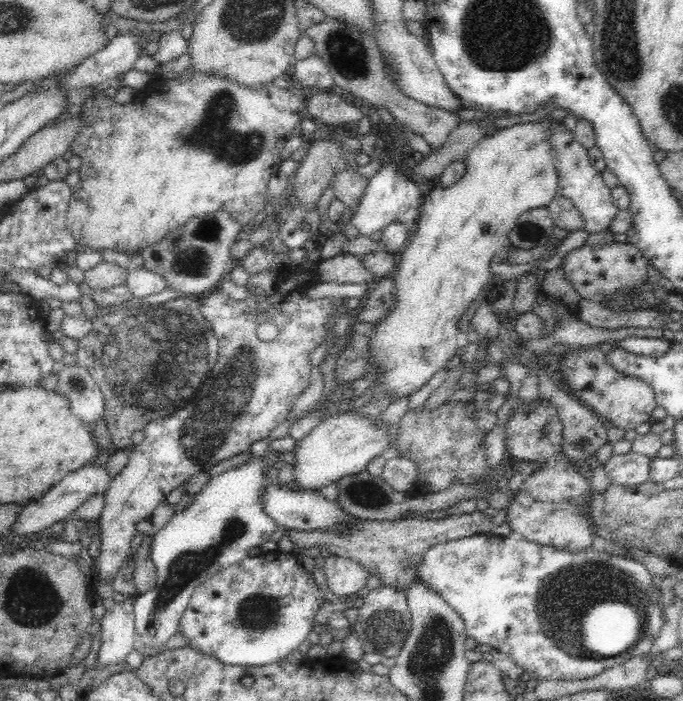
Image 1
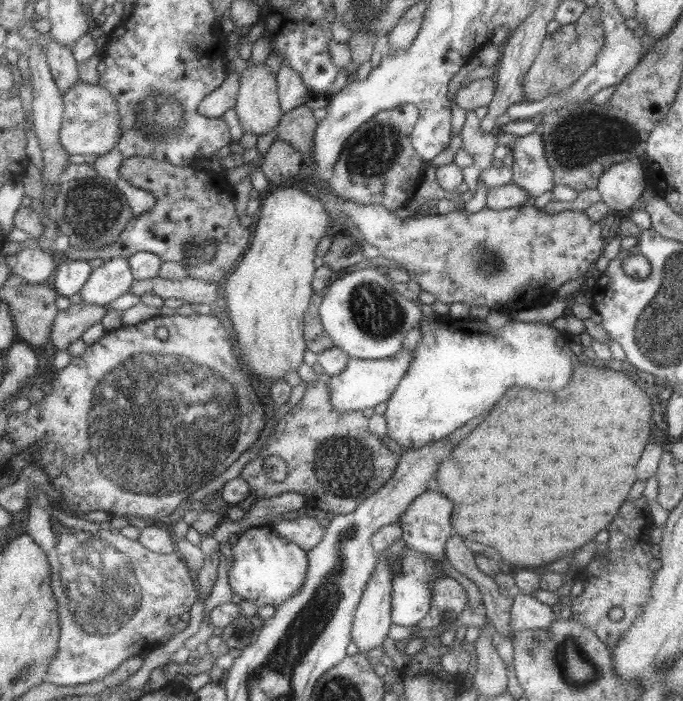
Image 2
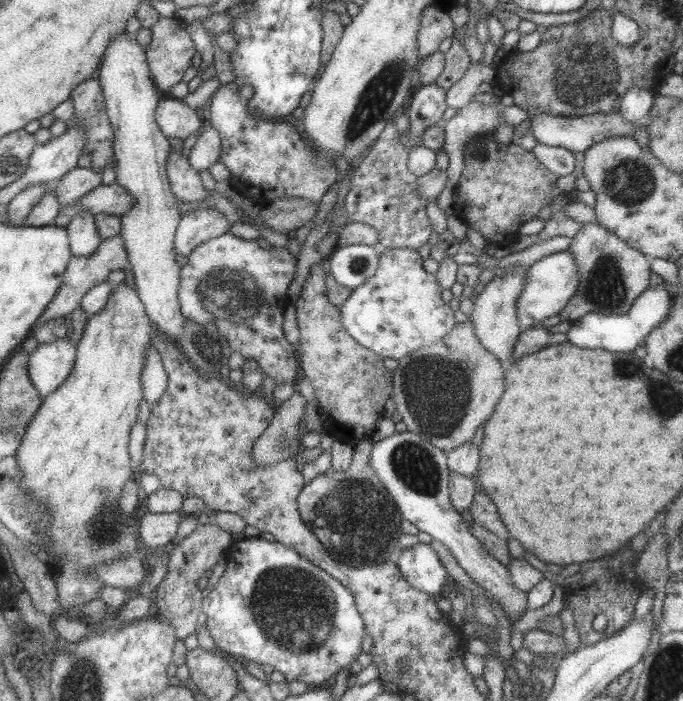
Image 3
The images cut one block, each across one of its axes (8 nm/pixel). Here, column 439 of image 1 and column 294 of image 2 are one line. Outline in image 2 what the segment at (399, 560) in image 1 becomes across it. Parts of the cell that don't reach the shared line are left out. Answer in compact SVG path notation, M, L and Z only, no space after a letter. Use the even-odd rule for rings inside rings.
M307 515L298 516L292 520L279 520L273 528L277 534L290 542L302 547L302 550L312 550L322 540L325 529L315 518Z

